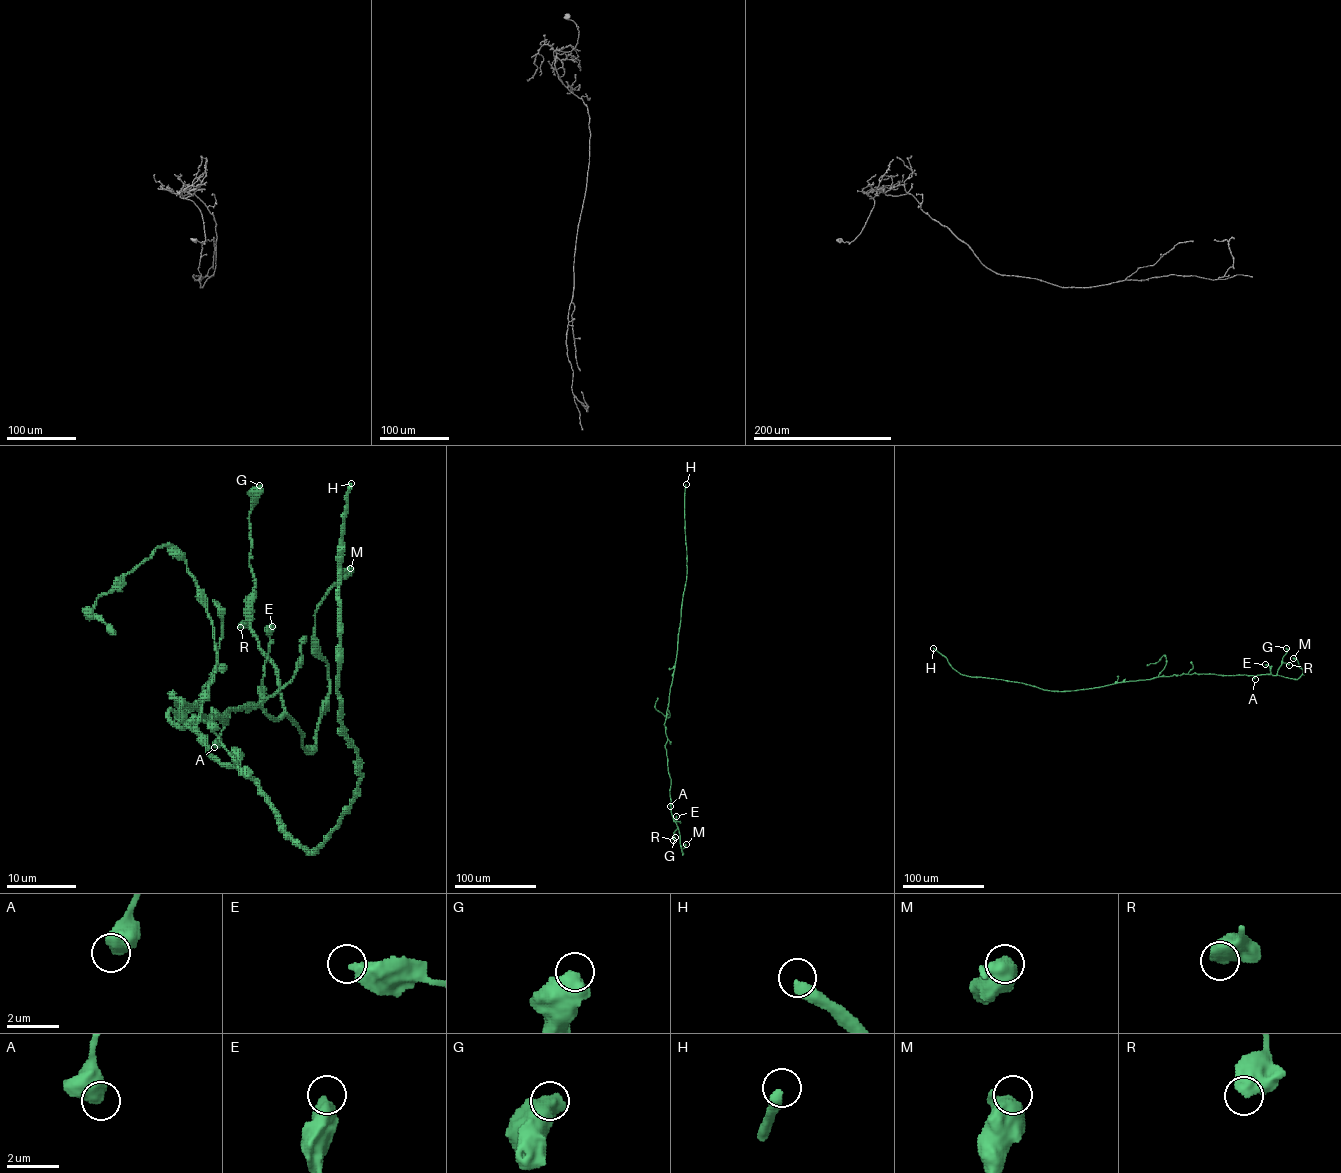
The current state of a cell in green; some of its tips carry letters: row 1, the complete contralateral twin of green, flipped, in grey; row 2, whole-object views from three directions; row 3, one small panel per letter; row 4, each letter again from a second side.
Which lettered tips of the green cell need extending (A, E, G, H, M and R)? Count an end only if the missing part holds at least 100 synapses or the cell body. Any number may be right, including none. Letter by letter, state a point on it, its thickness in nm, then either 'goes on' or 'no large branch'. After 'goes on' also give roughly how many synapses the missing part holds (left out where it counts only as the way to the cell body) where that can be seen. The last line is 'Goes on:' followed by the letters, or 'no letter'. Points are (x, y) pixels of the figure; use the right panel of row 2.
A: place (1255, 679); calibre 700 nm; no large branch
E: place (1265, 664); calibre 500 nm; no large branch
G: place (1286, 648); calibre 800 nm; no large branch
H: place (933, 648); calibre 440 nm; goes on; 450 synapses
M: place (1293, 658); calibre 700 nm; no large branch
R: place (1289, 665); calibre 650 nm; no large branch
Goes on: H

